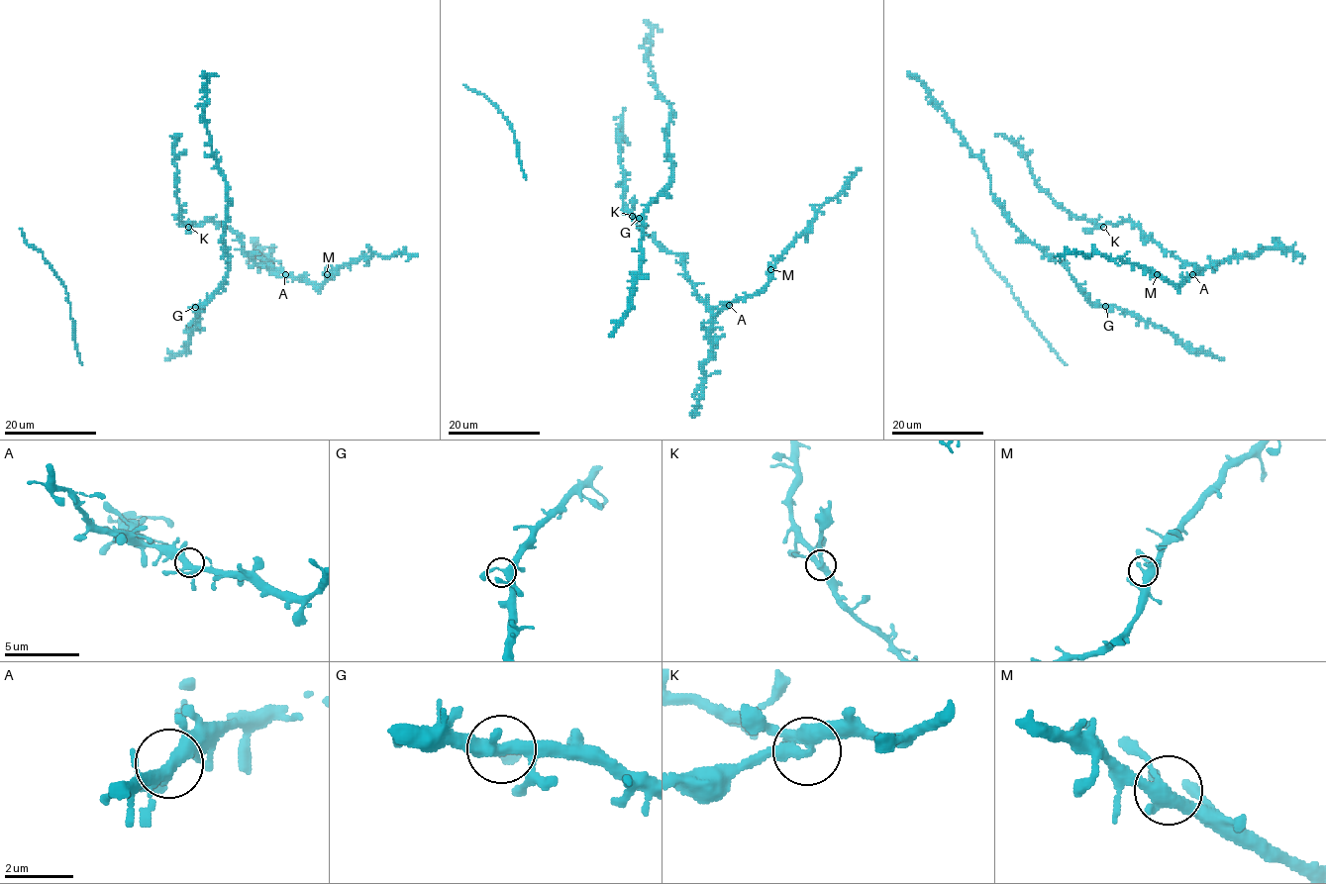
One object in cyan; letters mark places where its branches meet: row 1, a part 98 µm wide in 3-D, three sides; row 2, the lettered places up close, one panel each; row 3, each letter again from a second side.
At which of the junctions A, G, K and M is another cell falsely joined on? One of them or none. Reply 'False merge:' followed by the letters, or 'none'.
False merge: K

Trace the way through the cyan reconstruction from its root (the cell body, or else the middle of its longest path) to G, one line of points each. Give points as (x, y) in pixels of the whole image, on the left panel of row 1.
G: (205, 153), (214, 158), (226, 185), (227, 220), (224, 243), (228, 273), (213, 295), (205, 303), (195, 307)

